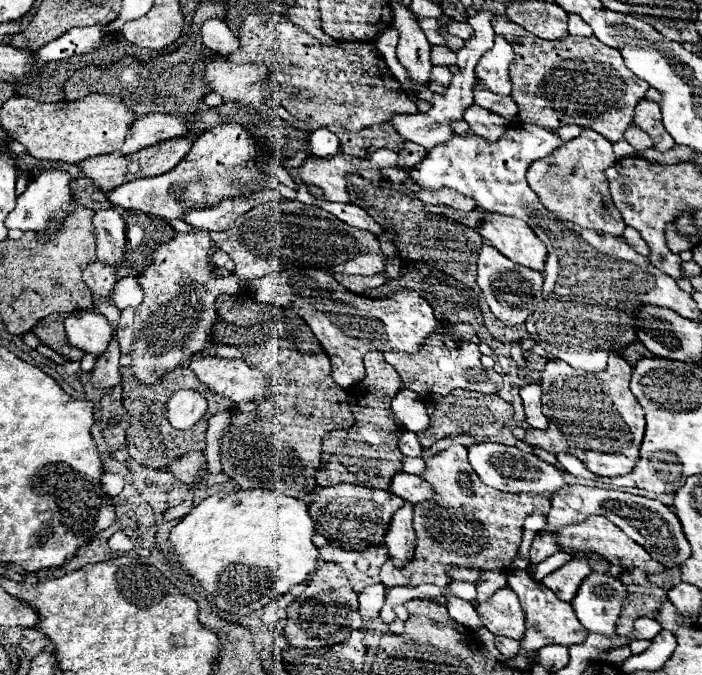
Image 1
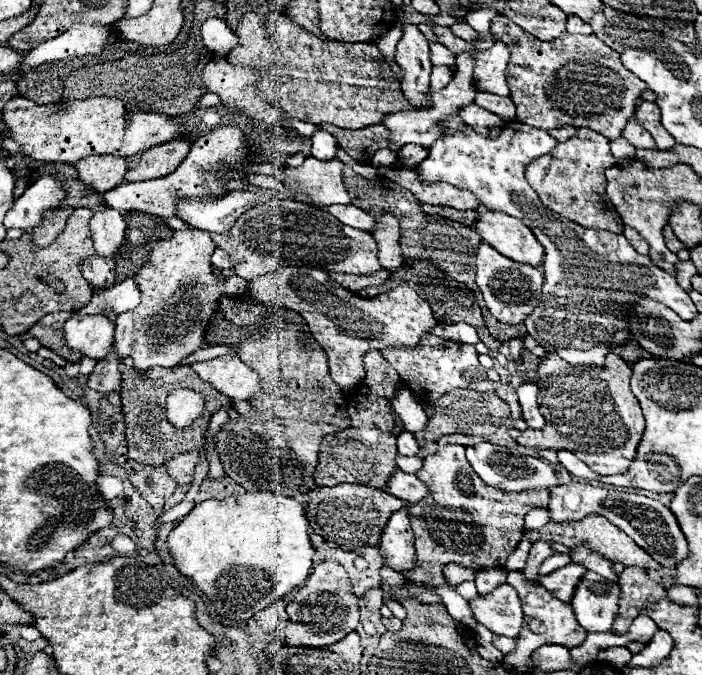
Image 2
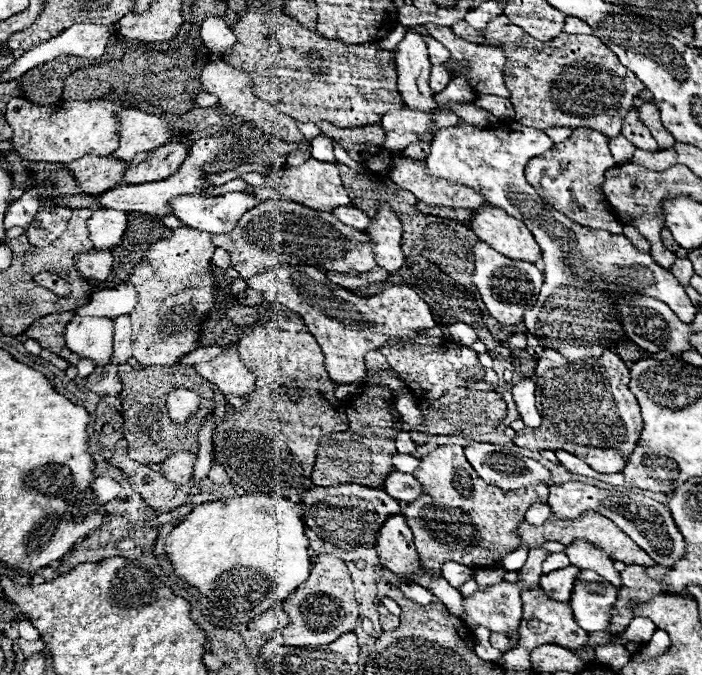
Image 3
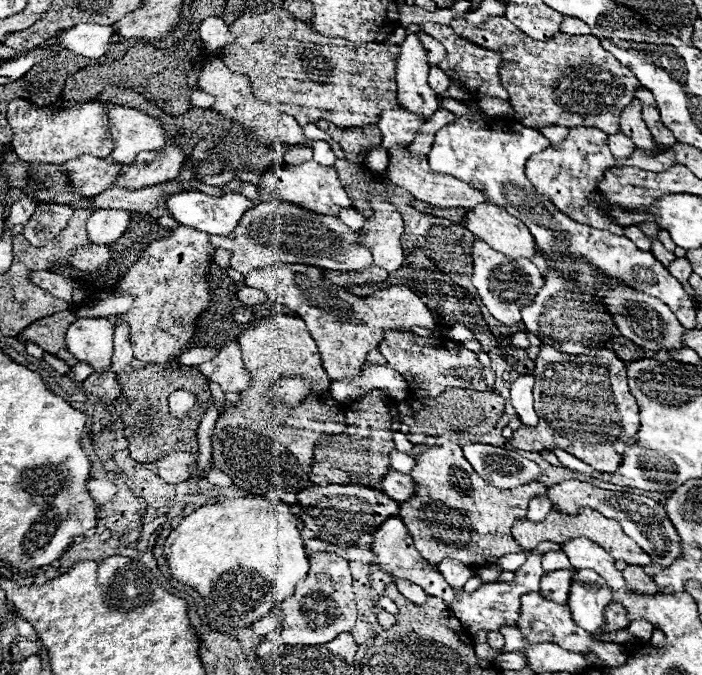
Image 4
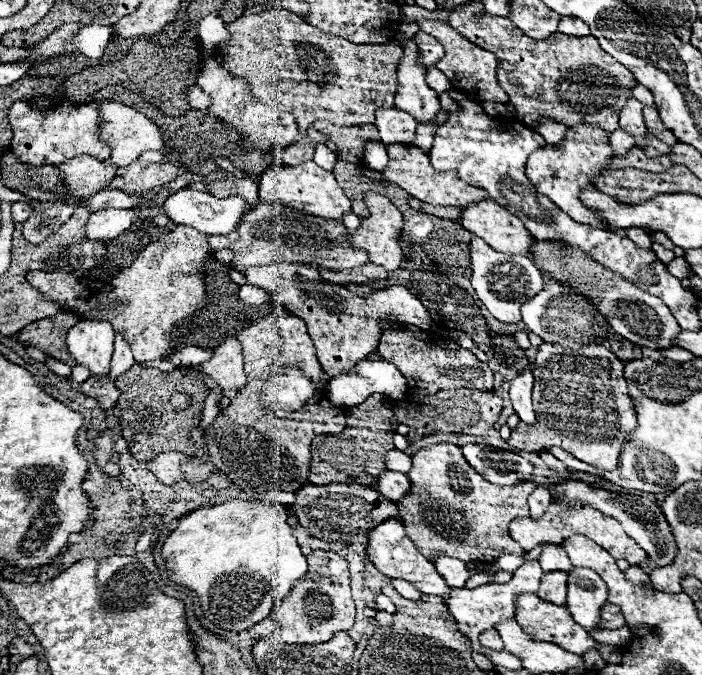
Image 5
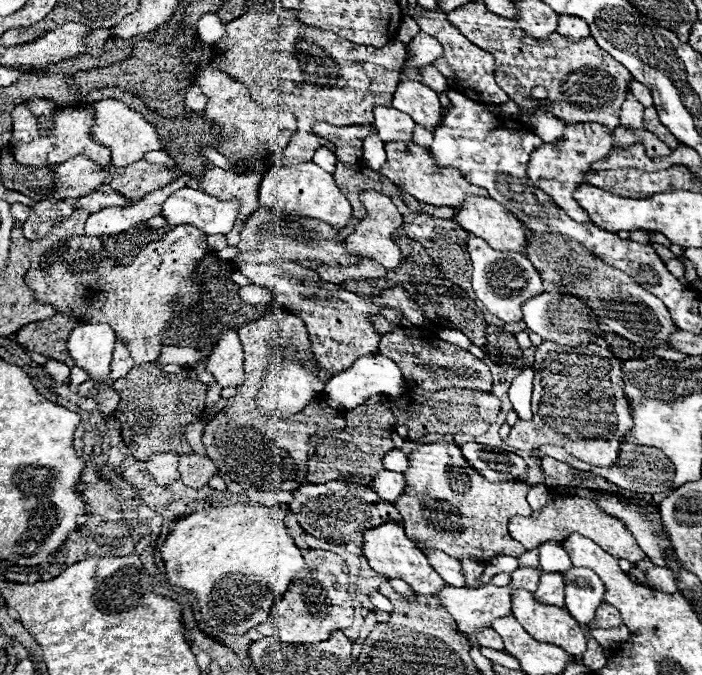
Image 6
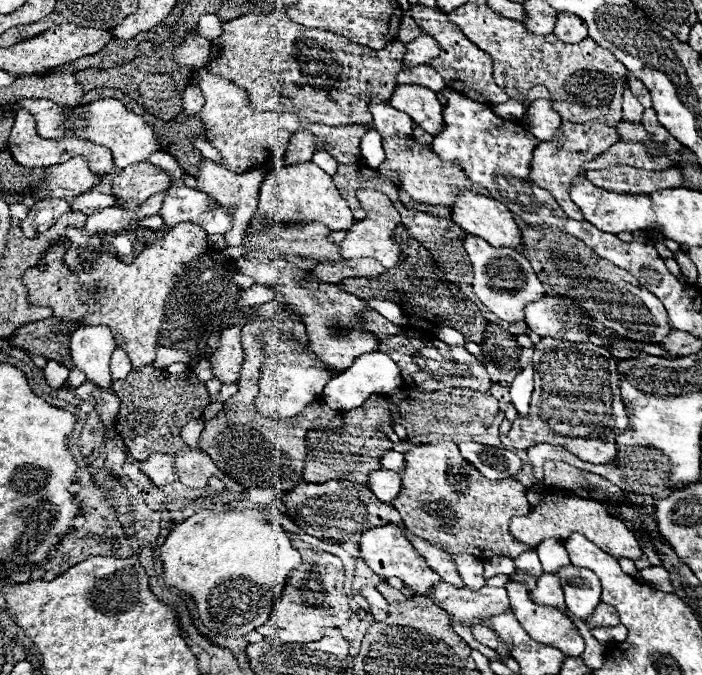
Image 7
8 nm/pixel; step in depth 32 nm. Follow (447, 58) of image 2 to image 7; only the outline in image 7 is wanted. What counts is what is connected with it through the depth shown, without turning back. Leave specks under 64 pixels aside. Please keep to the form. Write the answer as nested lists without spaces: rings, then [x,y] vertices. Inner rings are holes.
[[[420,36],[414,42],[406,44],[406,52],[404,52],[404,66],[420,66],[426,64],[428,60],[436,58],[440,52],[436,40],[432,36]]]

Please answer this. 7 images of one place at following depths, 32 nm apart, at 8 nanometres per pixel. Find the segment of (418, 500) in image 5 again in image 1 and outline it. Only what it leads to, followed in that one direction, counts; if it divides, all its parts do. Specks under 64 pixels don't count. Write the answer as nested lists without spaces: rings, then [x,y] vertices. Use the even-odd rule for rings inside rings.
[[[460,444],[426,458],[426,470],[420,478],[432,484],[436,496],[414,506],[414,560],[406,568],[390,566],[392,572],[384,572],[386,568],[382,566],[380,578],[386,588],[418,586],[424,582],[446,586],[446,568],[452,564],[474,570],[506,570],[522,542],[524,518],[534,510],[544,510],[546,514],[550,510],[548,496],[510,494],[484,486],[468,462],[466,446]]]

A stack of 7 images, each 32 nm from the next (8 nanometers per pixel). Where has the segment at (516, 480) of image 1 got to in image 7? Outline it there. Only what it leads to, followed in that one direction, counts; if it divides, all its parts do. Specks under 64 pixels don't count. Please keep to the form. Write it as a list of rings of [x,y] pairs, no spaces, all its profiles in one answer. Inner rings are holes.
[[[462,442],[458,444],[458,450],[476,470],[480,470],[490,480],[512,478],[518,474],[518,470],[522,470],[522,460],[508,450],[478,442]]]

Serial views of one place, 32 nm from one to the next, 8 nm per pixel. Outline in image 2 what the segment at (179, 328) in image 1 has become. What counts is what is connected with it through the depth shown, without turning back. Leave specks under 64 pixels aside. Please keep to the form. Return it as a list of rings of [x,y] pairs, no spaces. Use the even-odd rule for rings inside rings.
[[[176,230],[170,240],[160,240],[150,250],[150,260],[132,278],[140,288],[142,302],[132,310],[134,316],[134,364],[138,370],[152,366],[174,368],[186,356],[202,348],[206,324],[214,304],[224,292],[244,292],[244,279],[232,276],[219,280],[210,270],[214,242],[202,230]]]

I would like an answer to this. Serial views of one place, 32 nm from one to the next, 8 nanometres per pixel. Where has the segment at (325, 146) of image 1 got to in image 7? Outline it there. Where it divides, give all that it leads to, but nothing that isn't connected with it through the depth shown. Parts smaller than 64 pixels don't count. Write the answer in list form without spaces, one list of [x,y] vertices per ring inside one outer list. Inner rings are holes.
[[[314,152],[314,158],[312,158],[312,162],[316,164],[316,166],[320,166],[320,168],[324,168],[324,172],[328,172],[330,176],[334,176],[336,174],[336,160],[328,154],[328,152]]]

